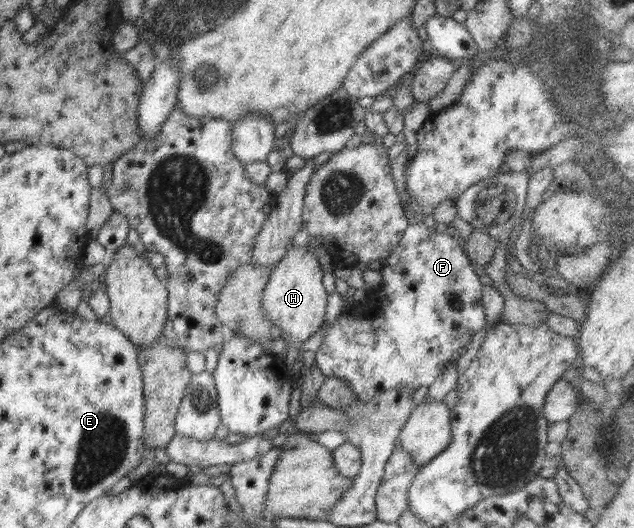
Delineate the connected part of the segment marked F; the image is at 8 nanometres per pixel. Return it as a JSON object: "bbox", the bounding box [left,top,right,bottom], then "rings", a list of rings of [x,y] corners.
{"bbox":[316,220,488,402],"rings":[[[409,220],[400,242],[383,260],[380,270],[383,276],[382,308],[374,308],[374,332],[342,332],[342,318],[329,328],[326,338],[316,352],[317,367],[326,377],[344,379],[357,394],[357,402],[368,402],[376,391],[390,389],[412,389],[429,387],[434,379],[450,364],[466,352],[476,332],[488,325],[483,302],[483,284],[480,271],[466,256],[461,240],[455,240],[446,232],[428,228],[426,224]]]}

